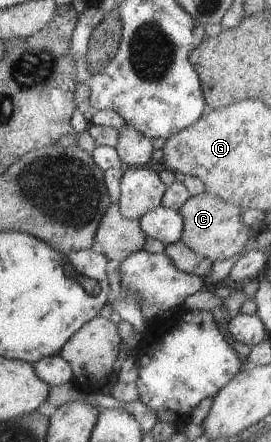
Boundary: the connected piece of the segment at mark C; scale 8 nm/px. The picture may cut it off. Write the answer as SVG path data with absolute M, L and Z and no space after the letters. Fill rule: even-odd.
M207 192L191 196L178 210L183 218L183 229L179 240L198 258L210 259L213 263L240 254L251 237L251 229L241 221L244 210L233 202L210 196Z

